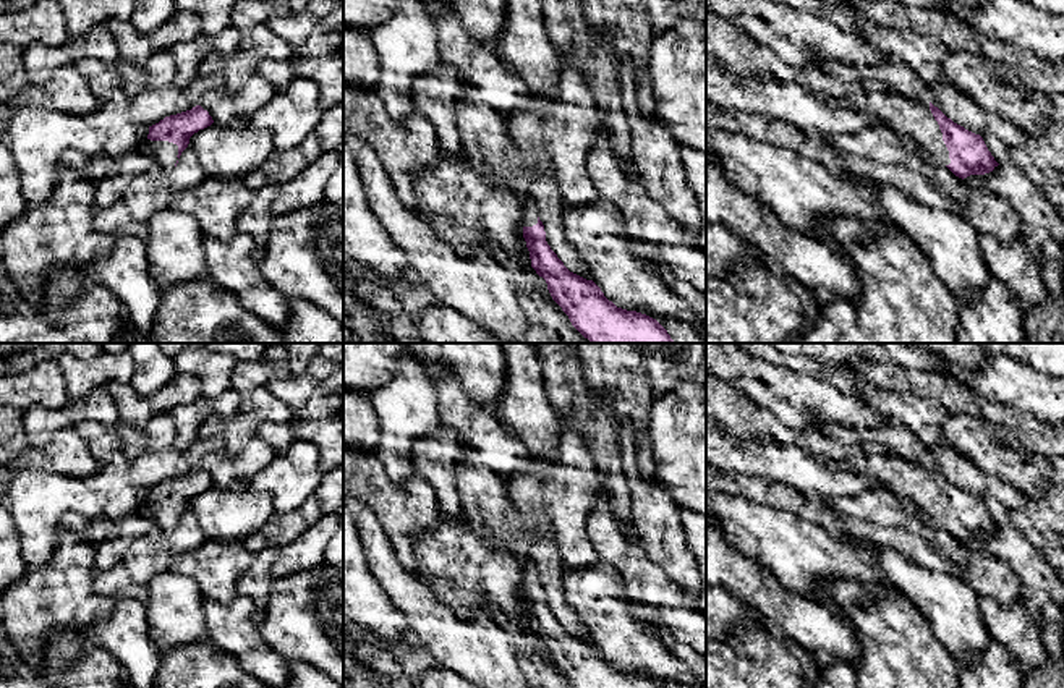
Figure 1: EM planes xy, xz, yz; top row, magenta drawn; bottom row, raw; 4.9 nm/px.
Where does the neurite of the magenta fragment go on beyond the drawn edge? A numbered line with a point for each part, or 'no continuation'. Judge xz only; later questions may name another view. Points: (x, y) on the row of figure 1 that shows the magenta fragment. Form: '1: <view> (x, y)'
1: xz (528, 206)

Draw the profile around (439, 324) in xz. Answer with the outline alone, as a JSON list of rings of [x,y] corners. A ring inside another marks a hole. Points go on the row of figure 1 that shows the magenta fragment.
[[[442,303],[423,311],[416,332],[426,343],[512,343]]]

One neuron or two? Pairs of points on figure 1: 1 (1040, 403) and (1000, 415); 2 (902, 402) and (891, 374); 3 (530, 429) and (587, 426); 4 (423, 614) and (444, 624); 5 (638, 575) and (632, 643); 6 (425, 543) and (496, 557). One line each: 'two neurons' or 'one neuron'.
1: two neurons
2: two neurons
3: two neurons
4: one neuron
5: two neurons
6: one neuron

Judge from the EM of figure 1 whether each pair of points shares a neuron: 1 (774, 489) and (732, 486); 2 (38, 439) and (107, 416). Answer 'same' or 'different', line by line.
1: same
2: same

